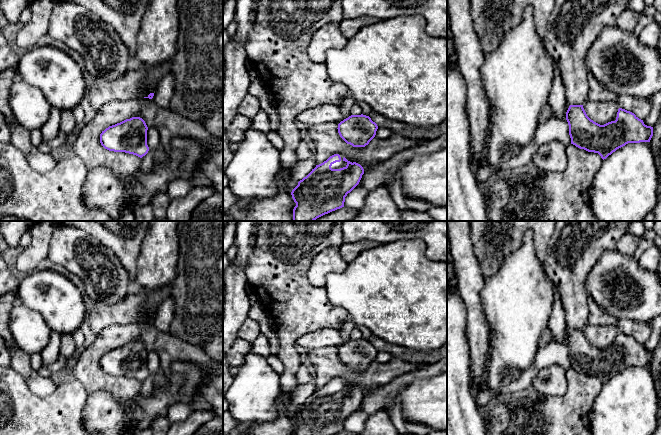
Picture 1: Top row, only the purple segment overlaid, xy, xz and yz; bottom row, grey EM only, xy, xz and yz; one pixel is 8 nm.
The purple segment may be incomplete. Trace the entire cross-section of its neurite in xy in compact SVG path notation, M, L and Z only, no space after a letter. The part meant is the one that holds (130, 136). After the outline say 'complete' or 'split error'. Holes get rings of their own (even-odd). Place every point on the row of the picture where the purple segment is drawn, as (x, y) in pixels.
M132 117L102 131L100 143L109 151L125 152L142 158L149 151L147 130L142 118Z; complete

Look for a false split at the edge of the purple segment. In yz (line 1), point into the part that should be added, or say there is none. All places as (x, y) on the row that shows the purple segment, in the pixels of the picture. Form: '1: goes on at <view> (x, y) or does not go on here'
1: does not go on here

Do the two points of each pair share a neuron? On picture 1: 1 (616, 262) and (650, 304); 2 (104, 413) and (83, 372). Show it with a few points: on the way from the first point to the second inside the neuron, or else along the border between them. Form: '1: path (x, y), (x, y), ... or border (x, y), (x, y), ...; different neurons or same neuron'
1: path (628, 268), (644, 286), (645, 292); same neuron
2: border (89, 392), (106, 391), (115, 400); different neurons

